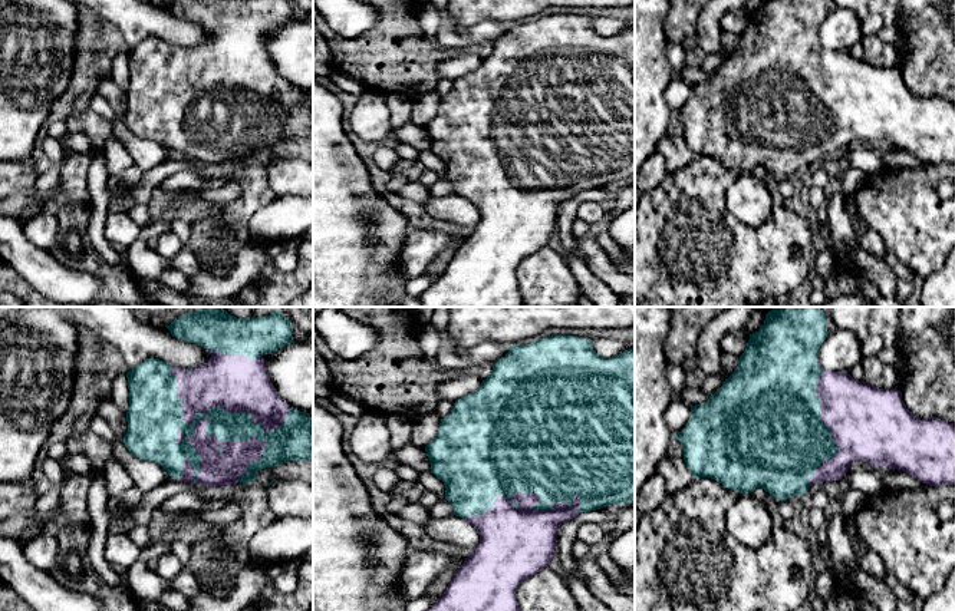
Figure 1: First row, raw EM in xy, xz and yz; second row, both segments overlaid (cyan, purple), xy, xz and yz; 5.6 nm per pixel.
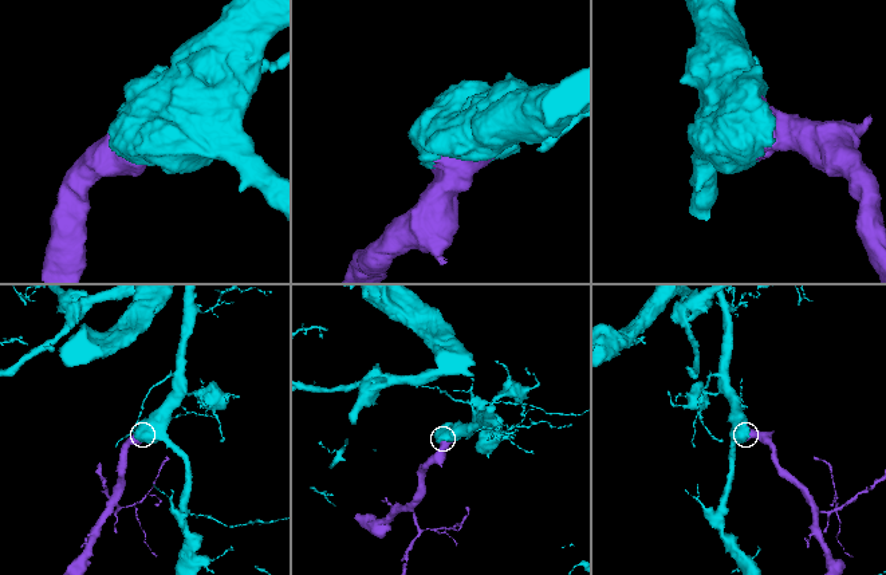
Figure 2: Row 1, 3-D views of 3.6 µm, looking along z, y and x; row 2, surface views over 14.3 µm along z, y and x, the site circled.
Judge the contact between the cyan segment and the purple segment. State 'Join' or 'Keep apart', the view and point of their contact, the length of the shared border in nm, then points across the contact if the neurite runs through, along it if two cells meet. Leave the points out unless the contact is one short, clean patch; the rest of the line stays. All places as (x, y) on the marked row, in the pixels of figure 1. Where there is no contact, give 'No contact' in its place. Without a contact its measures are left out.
Join. Touches cyan at xy (210, 433). Shared border 750 nm

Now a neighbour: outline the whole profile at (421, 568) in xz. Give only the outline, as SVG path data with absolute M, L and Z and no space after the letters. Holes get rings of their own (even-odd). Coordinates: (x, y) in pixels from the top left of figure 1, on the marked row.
M409 551L396 578L398 595L405 601L424 595L447 569L458 568L455 558L438 551Z

